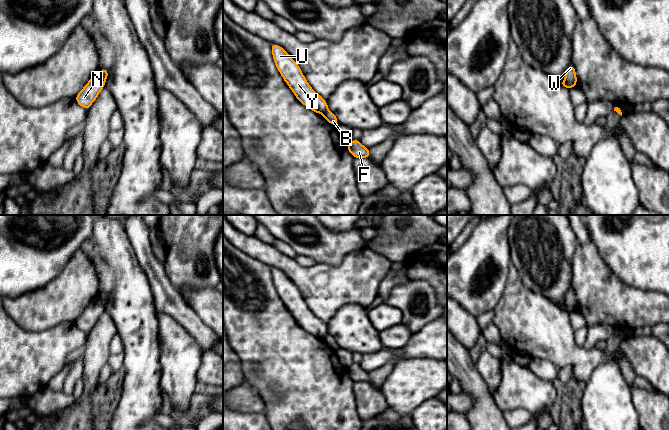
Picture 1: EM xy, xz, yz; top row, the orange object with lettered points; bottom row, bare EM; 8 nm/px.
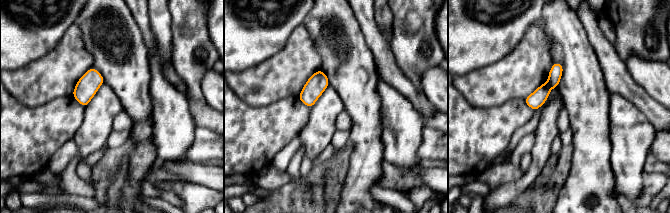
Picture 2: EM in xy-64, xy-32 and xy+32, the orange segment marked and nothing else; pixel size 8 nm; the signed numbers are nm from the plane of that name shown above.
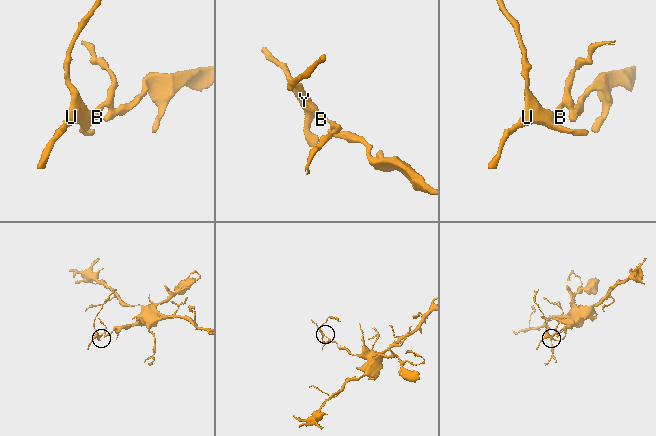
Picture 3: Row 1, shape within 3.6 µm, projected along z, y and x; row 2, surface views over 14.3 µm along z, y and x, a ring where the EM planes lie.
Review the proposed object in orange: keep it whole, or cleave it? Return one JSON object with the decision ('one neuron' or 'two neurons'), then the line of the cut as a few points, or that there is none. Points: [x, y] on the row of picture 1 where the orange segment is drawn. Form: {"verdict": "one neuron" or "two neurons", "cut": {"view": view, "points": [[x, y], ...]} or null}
{"verdict": "two neurons", "cut": {"view": "xy", "points": [[98, 74], [104, 83]]}}

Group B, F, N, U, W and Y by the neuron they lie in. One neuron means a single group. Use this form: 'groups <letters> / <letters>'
groups B F W / N U Y

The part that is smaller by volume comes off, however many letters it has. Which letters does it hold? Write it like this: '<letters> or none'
N, U, Y

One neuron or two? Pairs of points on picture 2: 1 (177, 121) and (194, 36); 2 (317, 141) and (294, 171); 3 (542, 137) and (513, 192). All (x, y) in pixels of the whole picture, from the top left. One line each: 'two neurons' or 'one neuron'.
1: two neurons
2: two neurons
3: one neuron

